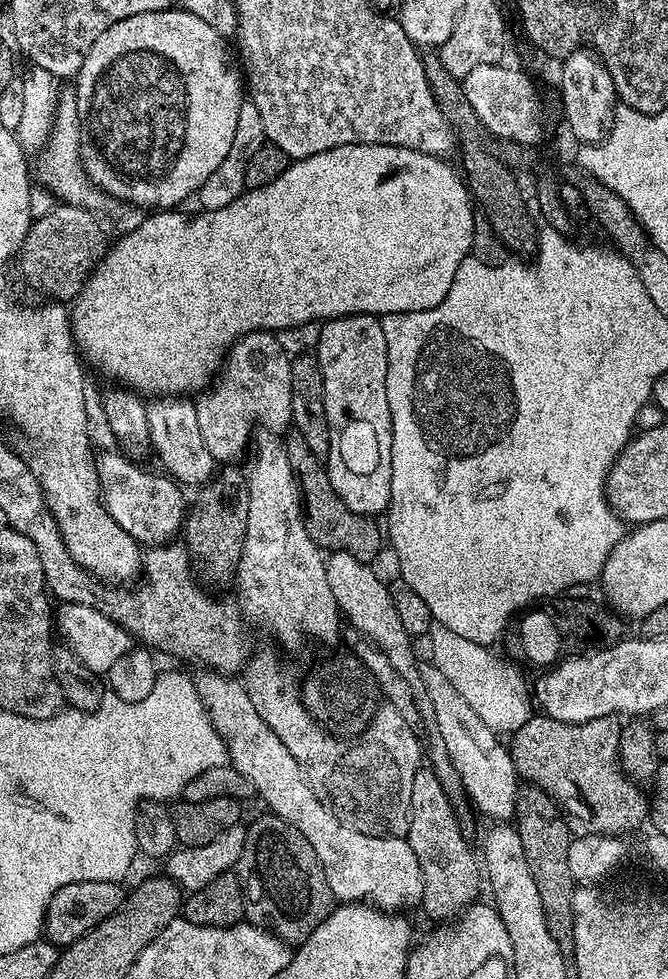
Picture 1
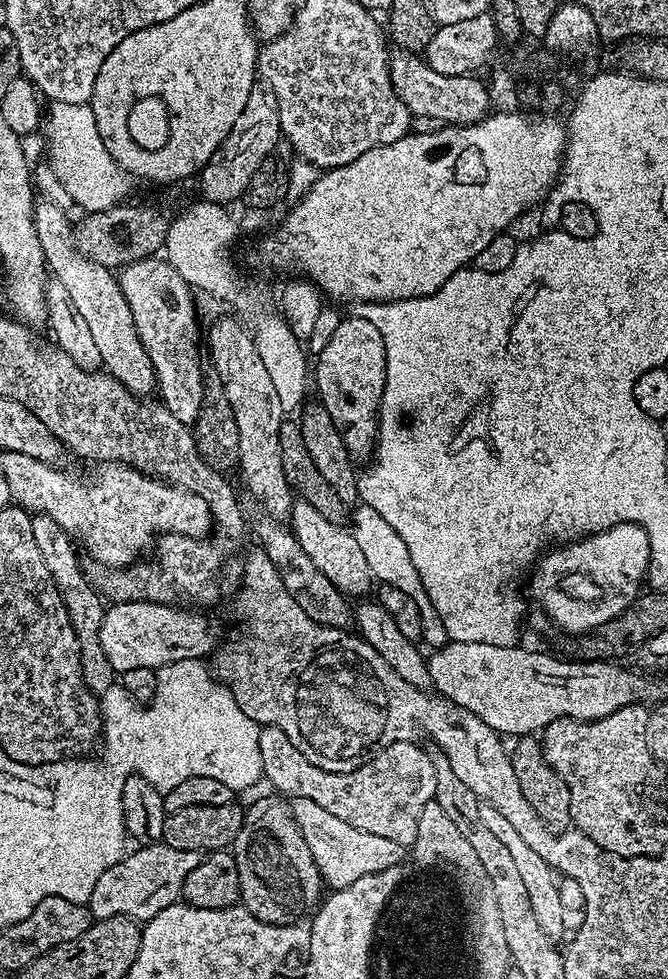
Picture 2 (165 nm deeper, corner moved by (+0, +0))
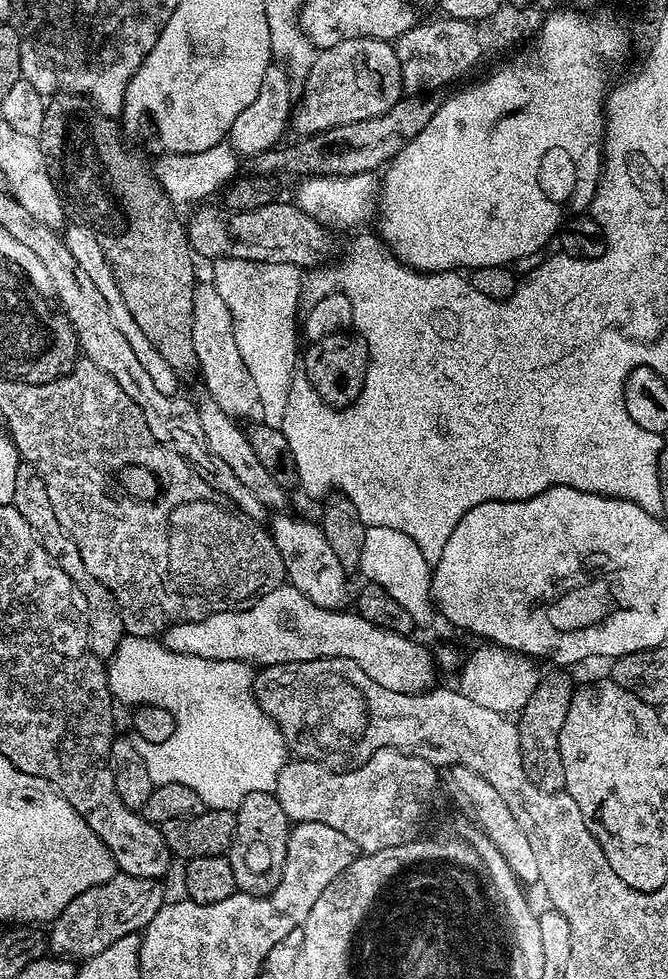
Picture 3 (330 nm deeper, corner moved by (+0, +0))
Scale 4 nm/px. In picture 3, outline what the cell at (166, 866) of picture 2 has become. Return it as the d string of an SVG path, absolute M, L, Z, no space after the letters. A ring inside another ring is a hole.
M117 874L104 884L95 884L90 890L78 894L51 921L52 933L46 936L46 944L53 953L63 954L68 958L91 958L102 954L118 938L126 938L139 933L158 914L165 904L166 896L161 885L154 880Z

